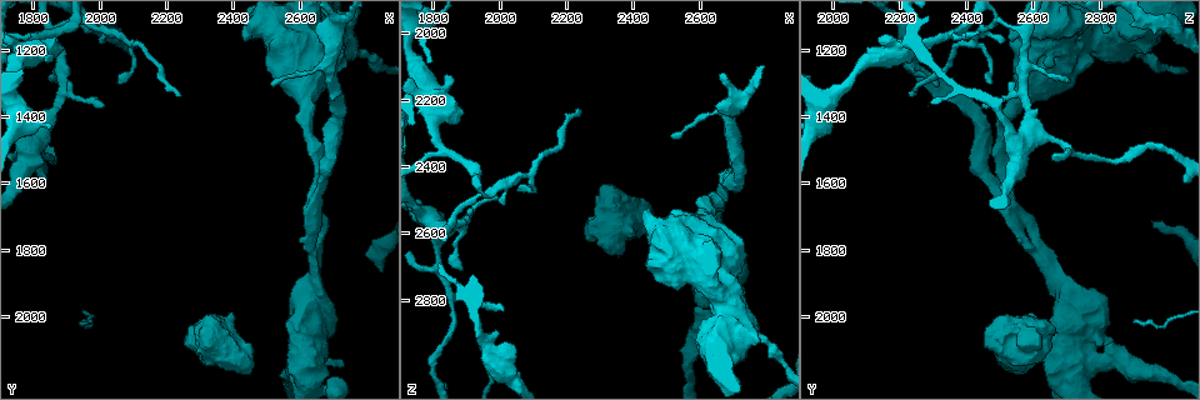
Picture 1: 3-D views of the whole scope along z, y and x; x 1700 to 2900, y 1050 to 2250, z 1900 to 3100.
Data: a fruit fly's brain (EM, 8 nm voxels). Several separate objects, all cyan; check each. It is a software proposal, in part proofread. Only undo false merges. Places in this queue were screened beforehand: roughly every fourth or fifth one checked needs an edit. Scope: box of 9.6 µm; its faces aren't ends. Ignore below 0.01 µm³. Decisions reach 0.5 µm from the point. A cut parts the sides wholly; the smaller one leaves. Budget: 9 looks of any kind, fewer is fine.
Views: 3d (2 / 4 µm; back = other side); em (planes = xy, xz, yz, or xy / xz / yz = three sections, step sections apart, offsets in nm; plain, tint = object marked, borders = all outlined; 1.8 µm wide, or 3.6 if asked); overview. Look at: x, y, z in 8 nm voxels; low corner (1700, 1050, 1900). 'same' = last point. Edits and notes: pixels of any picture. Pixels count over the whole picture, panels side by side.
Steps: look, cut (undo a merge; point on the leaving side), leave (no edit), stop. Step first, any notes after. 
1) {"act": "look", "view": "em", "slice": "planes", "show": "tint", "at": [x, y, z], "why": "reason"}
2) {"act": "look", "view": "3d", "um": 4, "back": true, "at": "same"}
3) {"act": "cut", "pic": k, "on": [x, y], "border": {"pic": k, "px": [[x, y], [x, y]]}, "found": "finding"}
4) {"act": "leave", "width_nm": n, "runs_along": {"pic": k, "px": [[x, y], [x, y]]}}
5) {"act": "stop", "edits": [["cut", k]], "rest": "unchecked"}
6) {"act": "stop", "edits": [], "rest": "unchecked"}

{"act": "look", "view": "3d", "um": 4, "at": [2740, 1190, 2870], "why": "thick turns thin"}

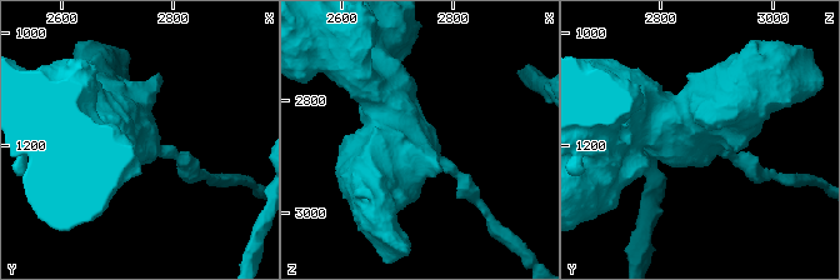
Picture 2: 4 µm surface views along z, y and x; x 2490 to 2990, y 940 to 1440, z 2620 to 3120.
{"act": "look", "view": "em", "um": 3.6, "slice": "planes", "show": "tint", "at": [2740, 1185, 2880], "why": "shape alone is not enough"}

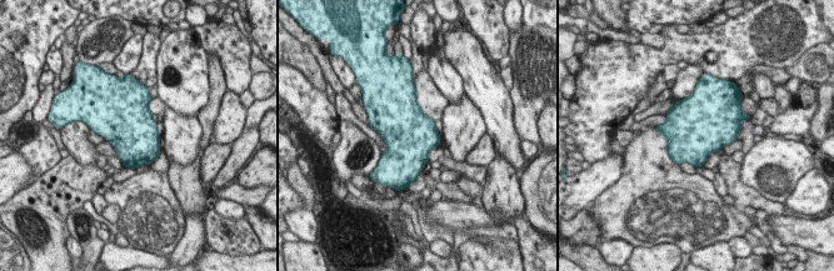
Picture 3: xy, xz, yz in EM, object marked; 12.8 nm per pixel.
{"act": "leave", "found": "all the same cell"}

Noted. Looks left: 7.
{"act": "look", "view": "em", "slice": "planes", "show": "tint", "at": [2690, 1260, 2240], "why": "three-way junction"}

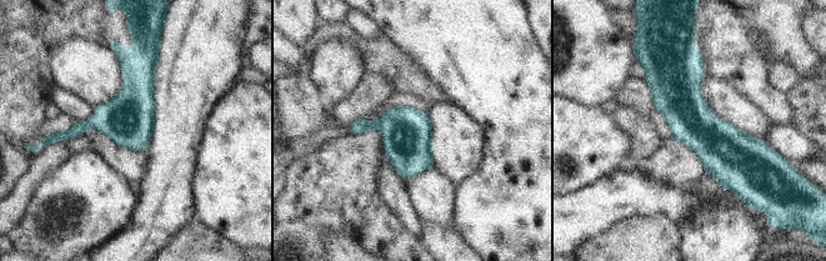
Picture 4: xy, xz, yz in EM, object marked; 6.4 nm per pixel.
{"act": "leave", "runs_along": {"pic": 4, "px": [[686, 55], [686, 113], [736, 190]]}, "found": "one cell here"}

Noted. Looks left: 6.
{"act": "look", "view": "em", "um": 3.6, "slice": "planes", "show": "tint", "at": [2640, 1890, 2660], "why": "thick turns thin"}

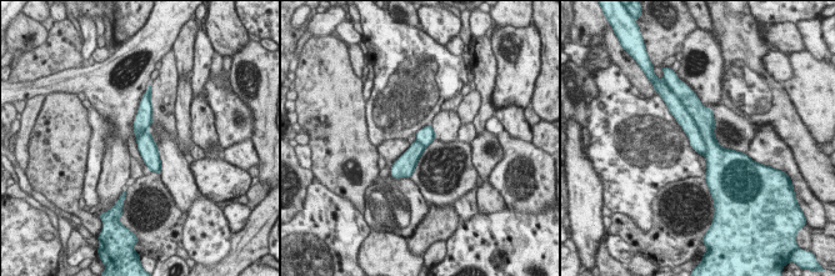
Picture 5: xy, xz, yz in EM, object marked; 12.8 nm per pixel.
{"act": "cut", "pic": 5, "on": [686, 123], "width_nm": 220, "part_leaving": {"pic": 5, "px": [[678, 113], [688, 124], [701, 151]]}, "found": "a second cell is stuck on"}

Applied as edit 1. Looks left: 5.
{"act": "look", "view": "overview", "why": "redraw"}

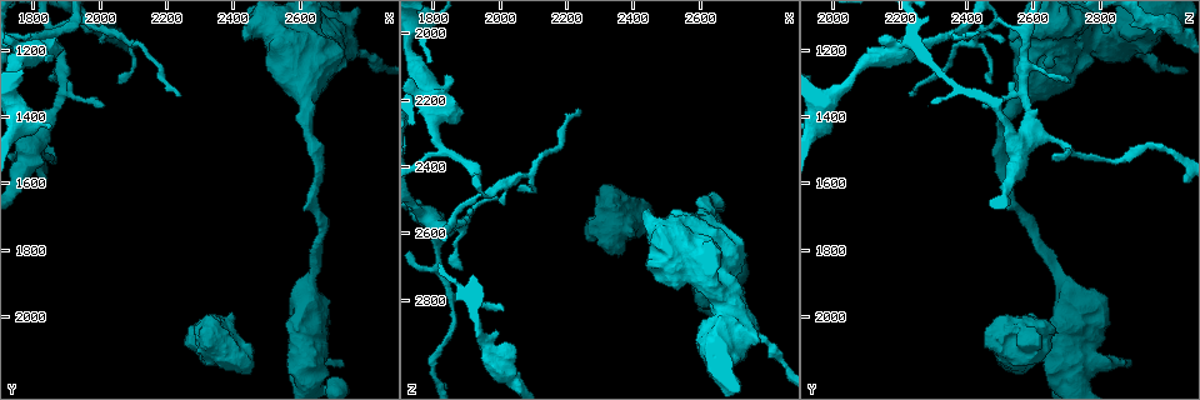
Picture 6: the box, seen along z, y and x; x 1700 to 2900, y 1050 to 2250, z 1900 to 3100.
{"act": "look", "view": "em", "um": 3.6, "slice": "planes", "show": "tint", "at": [1890, 1330, 2570], "why": "small branch off a trunk"}

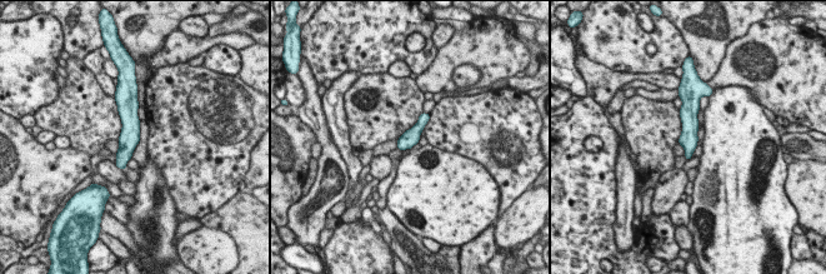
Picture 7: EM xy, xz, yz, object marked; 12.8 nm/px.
{"act": "leave", "runs_along": {"pic": 7, "px": [[129, 104], [129, 139], [123, 165]]}, "found": "all the same cell"}

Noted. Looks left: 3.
{"act": "stop", "edits": [["cut", 5]], "rest": "unchecked"}

